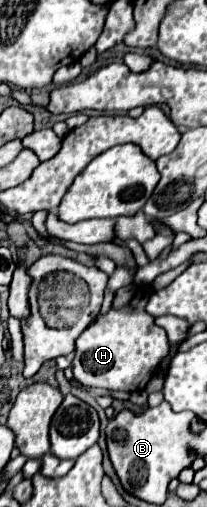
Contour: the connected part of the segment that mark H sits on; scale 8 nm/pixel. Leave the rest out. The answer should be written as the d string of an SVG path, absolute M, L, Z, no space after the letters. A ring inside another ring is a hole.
M137 287L129 305L123 309L111 307L107 315L99 317L79 335L73 359L73 375L77 381L87 387L103 387L129 393L145 389L147 381L157 373L163 357L169 353L169 339L165 329L157 327L153 317L145 311L145 301L149 299L151 291L151 287Z

